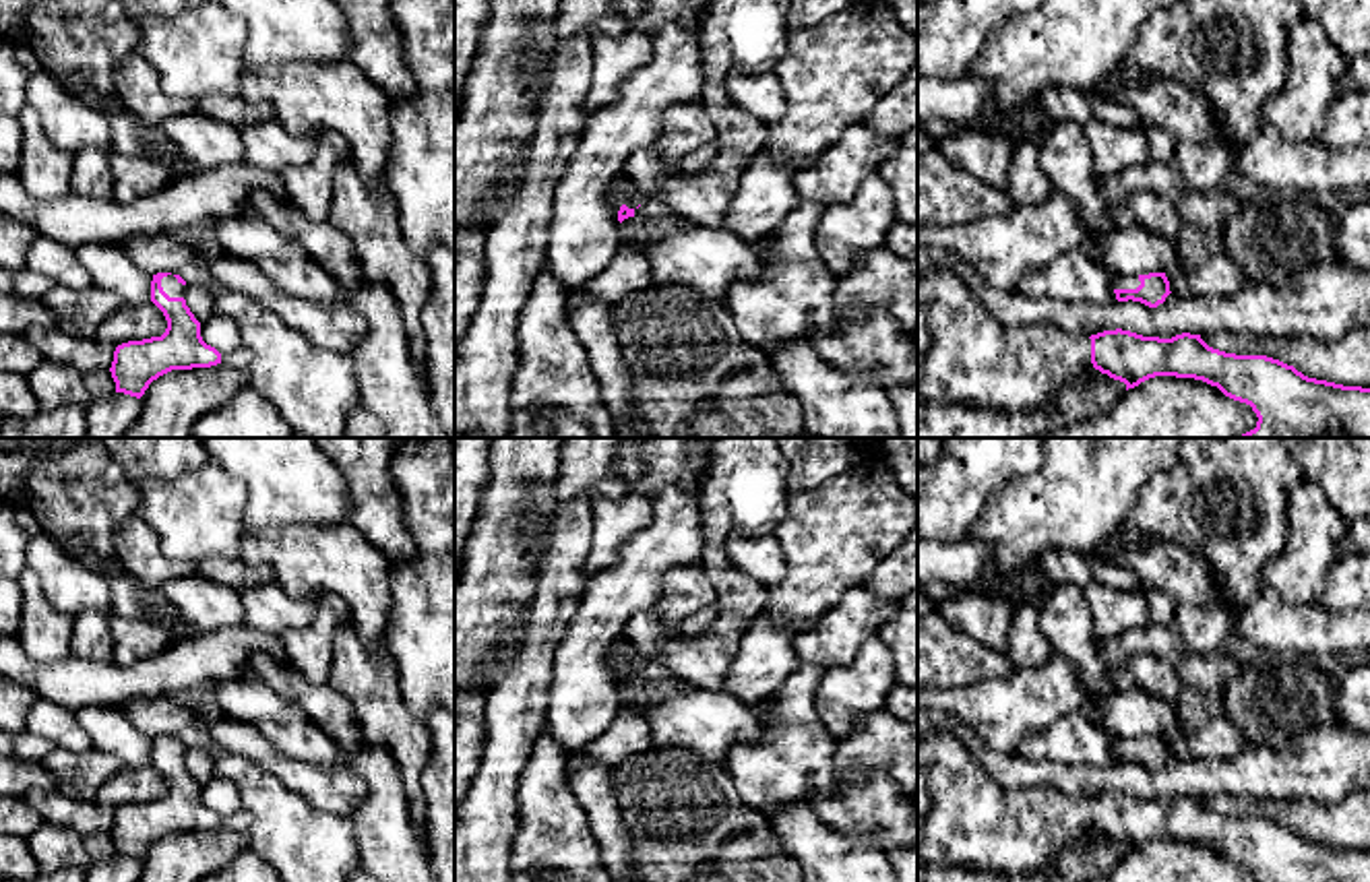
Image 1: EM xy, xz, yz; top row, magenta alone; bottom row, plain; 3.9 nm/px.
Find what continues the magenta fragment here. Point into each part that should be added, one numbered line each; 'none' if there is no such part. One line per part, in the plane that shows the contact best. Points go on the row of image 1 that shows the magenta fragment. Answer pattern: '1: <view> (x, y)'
1: xy (172, 288)

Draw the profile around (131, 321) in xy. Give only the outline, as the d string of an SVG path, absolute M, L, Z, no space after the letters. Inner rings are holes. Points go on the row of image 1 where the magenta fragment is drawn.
M149 300L143 304L122 304L99 324L95 339L118 347L128 341L161 337L165 328L163 312Z

